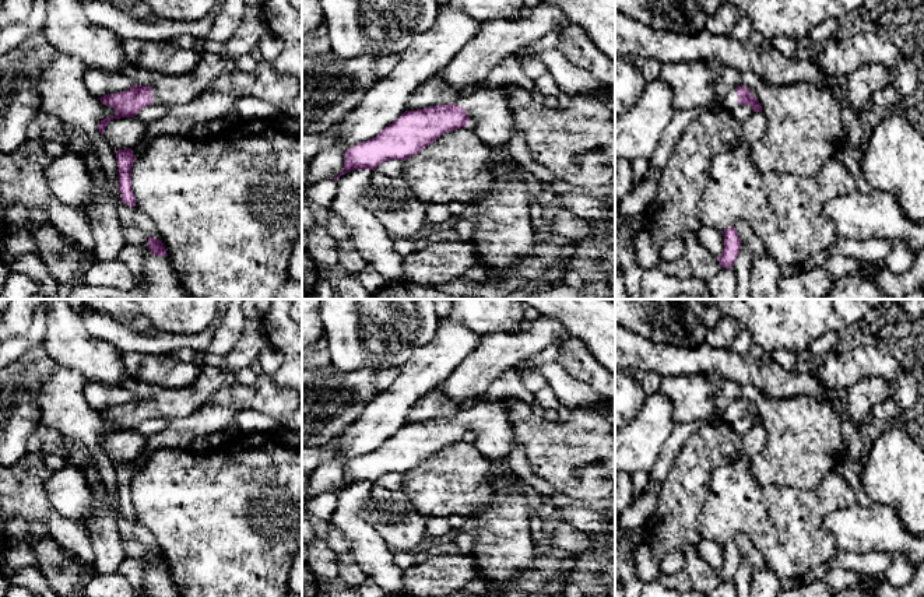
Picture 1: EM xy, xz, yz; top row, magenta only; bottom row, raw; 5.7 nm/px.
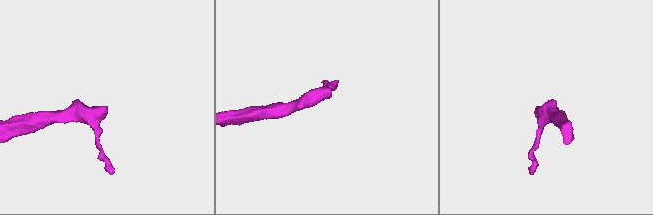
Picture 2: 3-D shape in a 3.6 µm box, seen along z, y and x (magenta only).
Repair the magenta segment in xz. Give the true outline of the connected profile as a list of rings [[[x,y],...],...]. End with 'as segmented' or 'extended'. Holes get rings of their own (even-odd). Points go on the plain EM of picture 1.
[[[502,400],[479,401],[471,408],[460,410],[456,417],[436,418],[436,419],[424,421],[418,424],[405,424],[397,433],[386,439],[376,450],[363,456],[358,456],[355,460],[348,461],[344,470],[344,484],[340,485],[333,494],[337,494],[341,488],[345,488],[347,485],[351,485],[355,482],[375,484],[383,475],[387,475],[390,473],[405,474],[417,468],[418,466],[421,466],[431,456],[436,454],[442,447],[457,443],[467,438],[470,438],[472,443],[477,446],[477,449],[491,461],[496,464],[503,464],[506,461],[507,454],[512,450],[514,443],[513,443],[513,428],[509,421],[507,410]]] | extended

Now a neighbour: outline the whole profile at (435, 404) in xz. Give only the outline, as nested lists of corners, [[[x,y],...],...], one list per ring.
[[[438,387],[418,400],[408,415],[407,424],[456,417],[459,411],[460,403],[449,400],[442,387]]]

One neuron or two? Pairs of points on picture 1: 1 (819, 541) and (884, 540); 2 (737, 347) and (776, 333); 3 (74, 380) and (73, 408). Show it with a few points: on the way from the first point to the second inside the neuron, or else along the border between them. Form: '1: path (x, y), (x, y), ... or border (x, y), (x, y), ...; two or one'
1: border (843, 509), (831, 512), (822, 520), (839, 550); two
2: border (740, 329), (744, 329), (754, 341); two
3: path (73, 387), (73, 401); one

